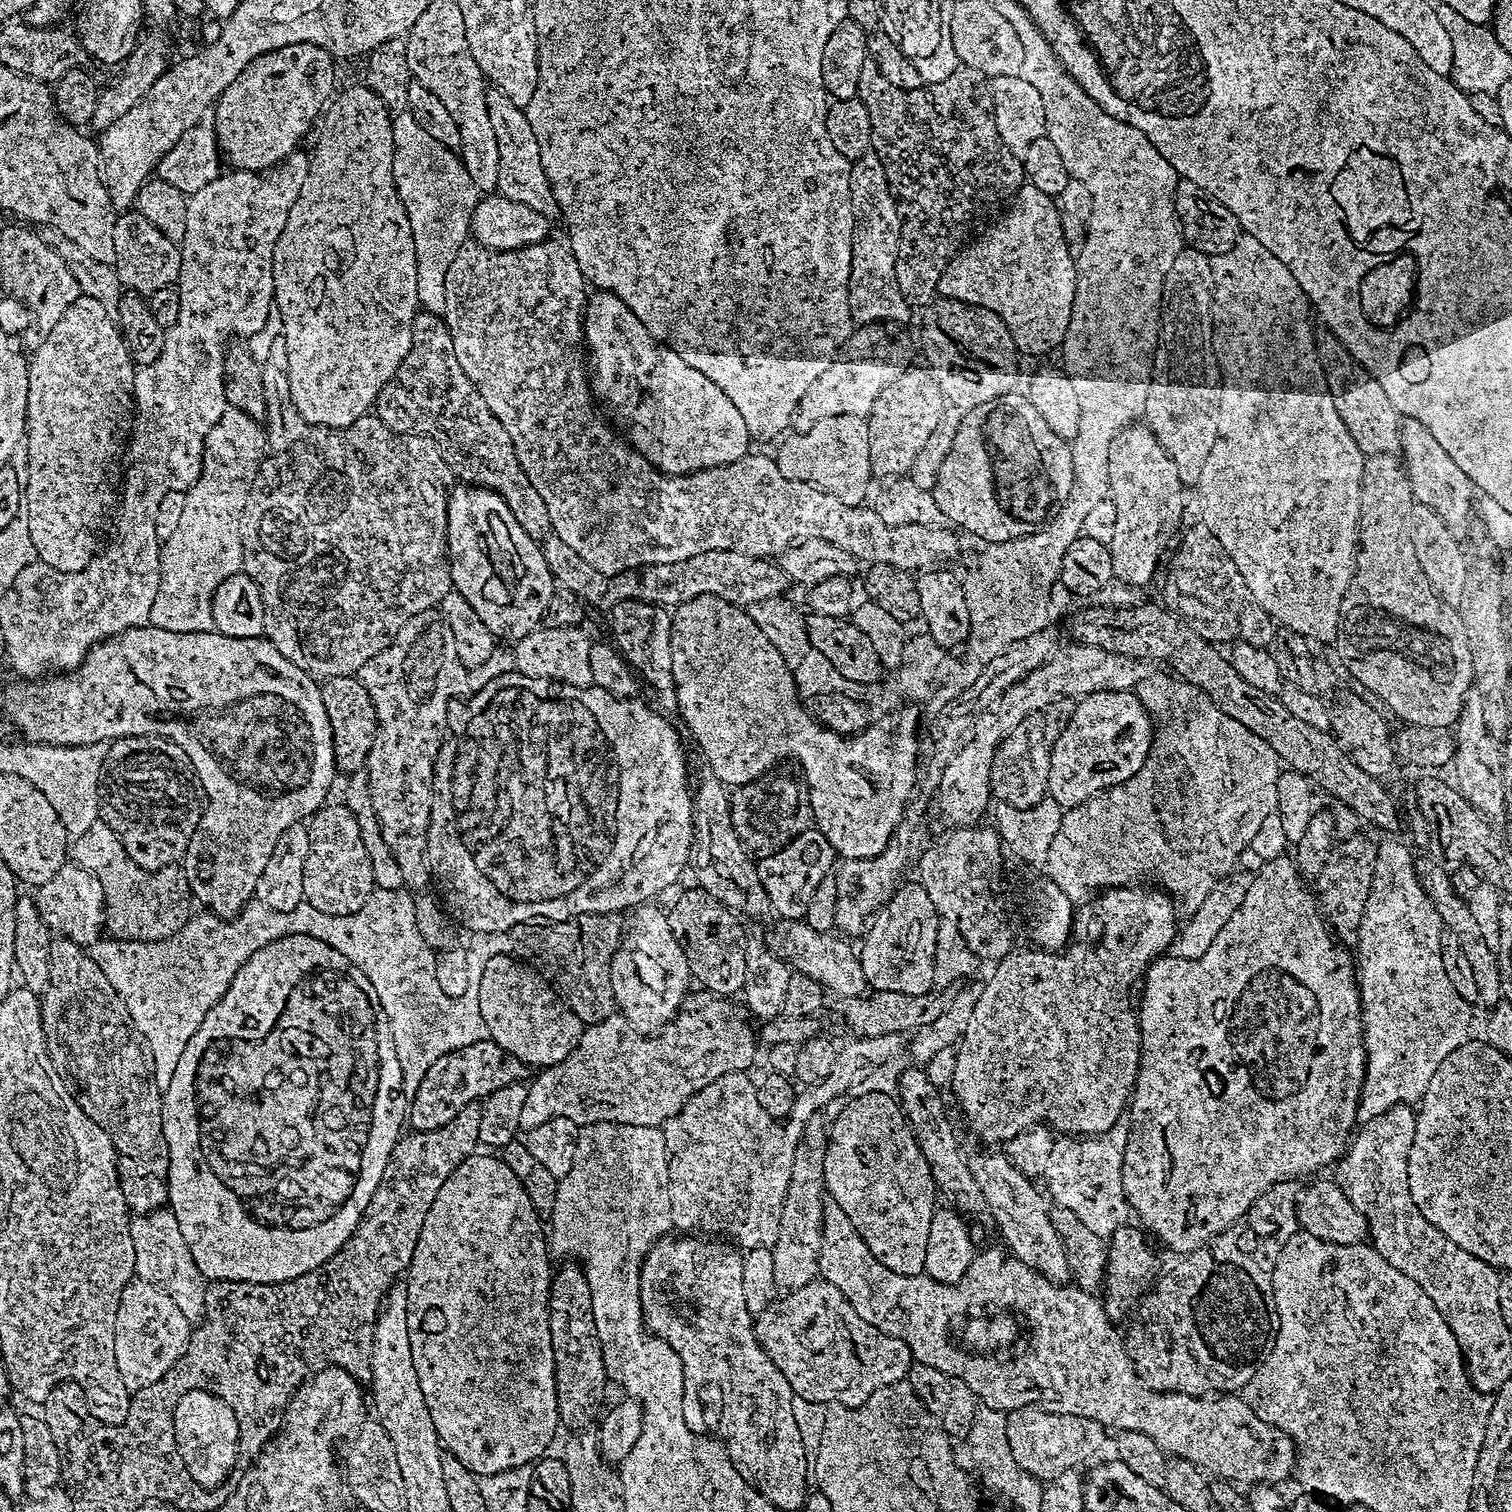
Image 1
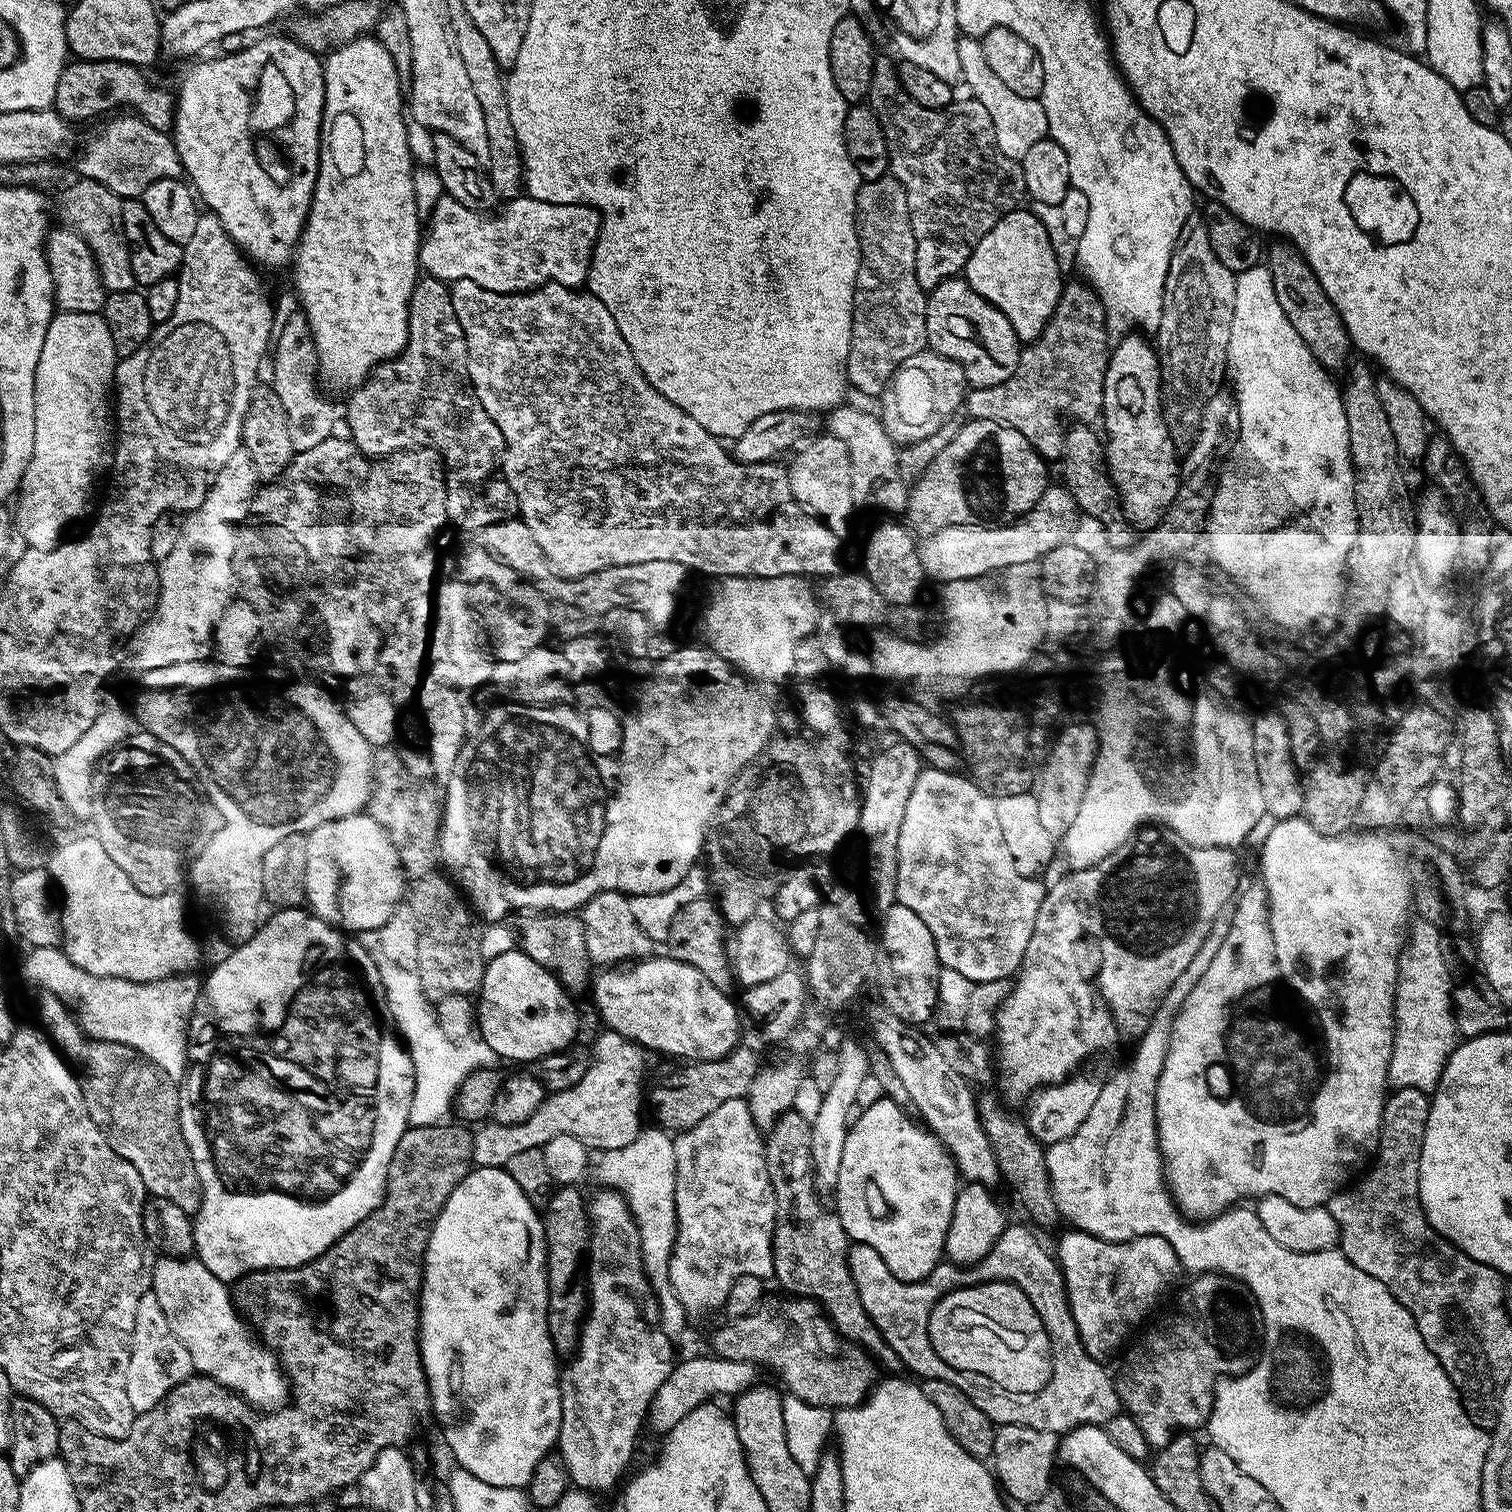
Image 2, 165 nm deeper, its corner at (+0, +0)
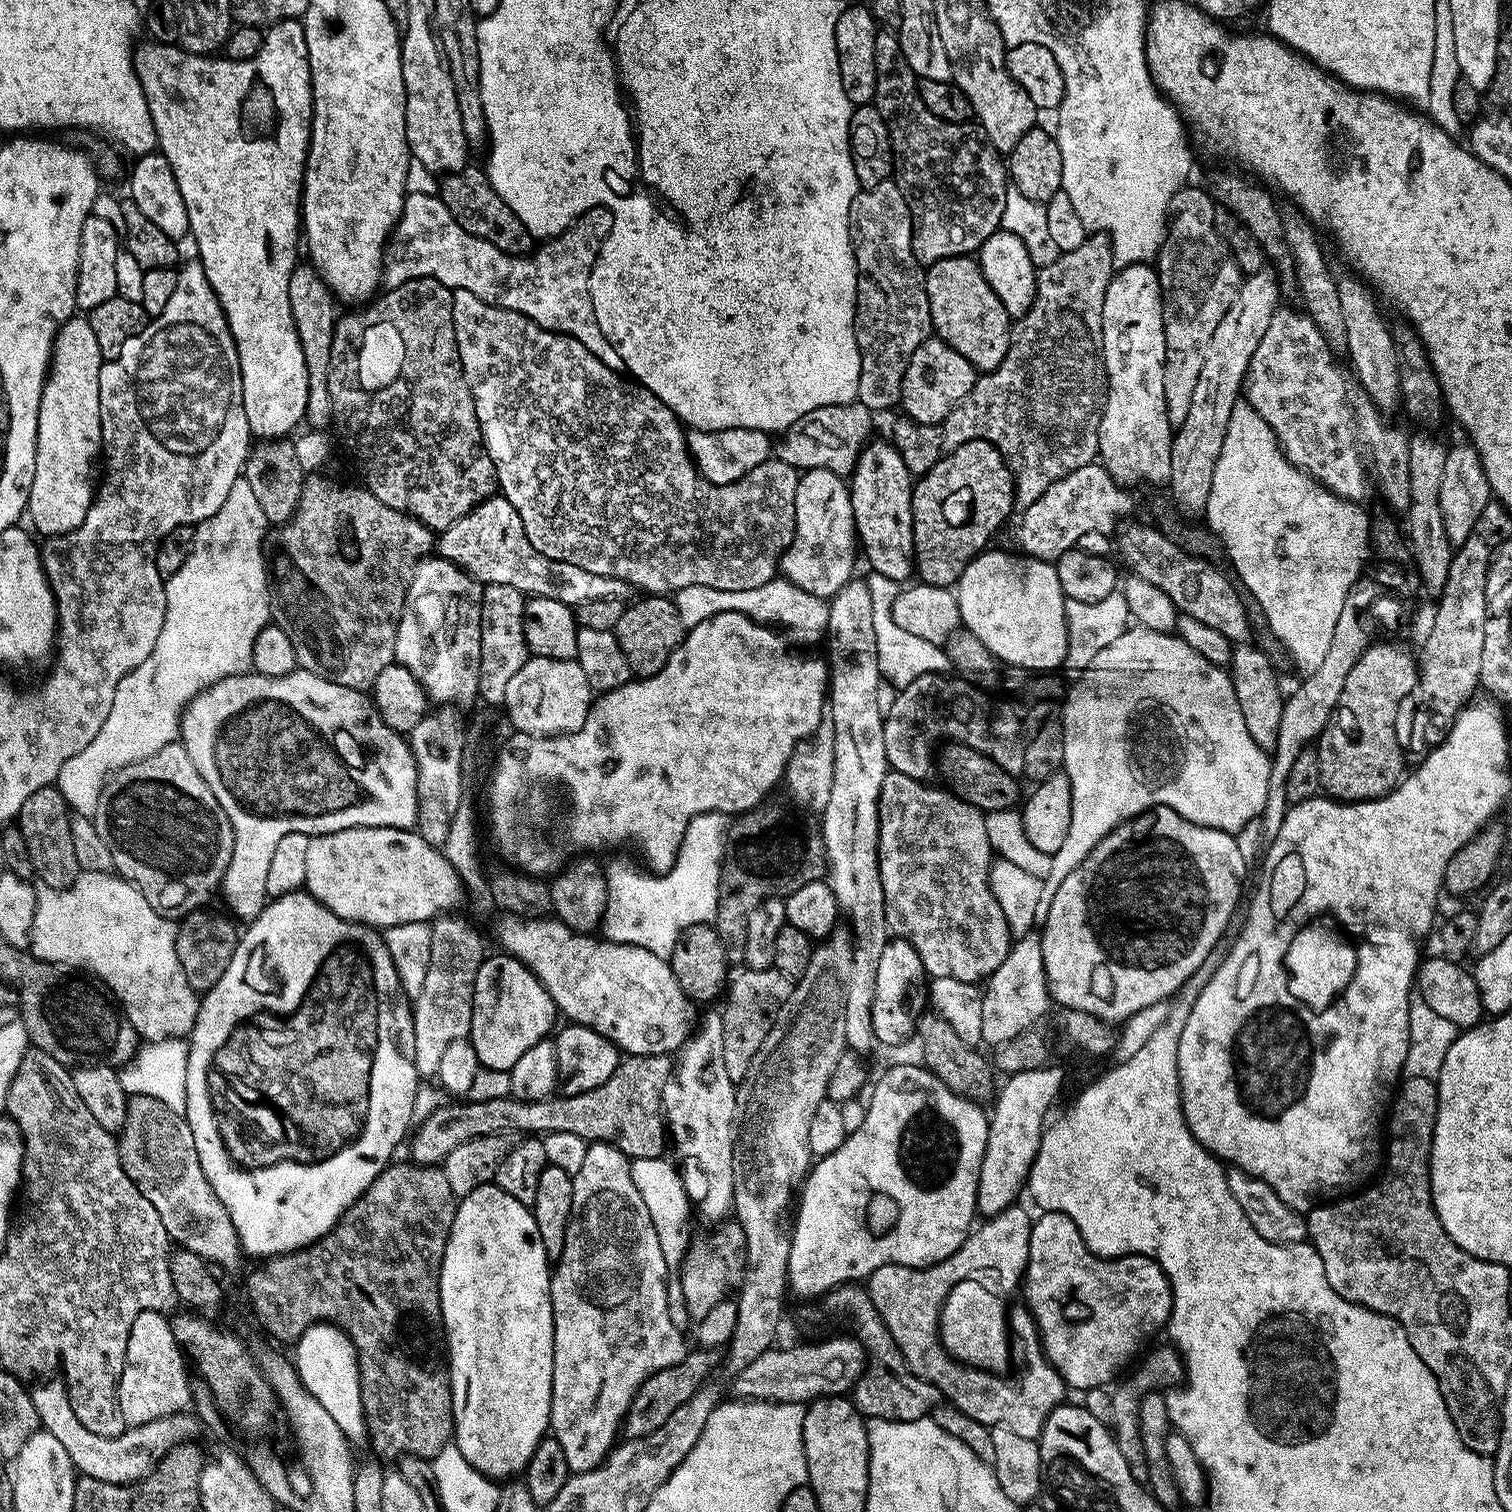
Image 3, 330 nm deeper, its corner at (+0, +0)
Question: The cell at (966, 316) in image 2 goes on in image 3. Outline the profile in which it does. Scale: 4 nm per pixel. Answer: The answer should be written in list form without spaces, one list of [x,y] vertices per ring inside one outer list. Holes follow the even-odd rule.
[[[955,256],[927,265],[924,289],[930,302],[935,335],[958,350],[977,373],[993,372],[1008,353],[1013,321],[983,276],[979,259]]]

